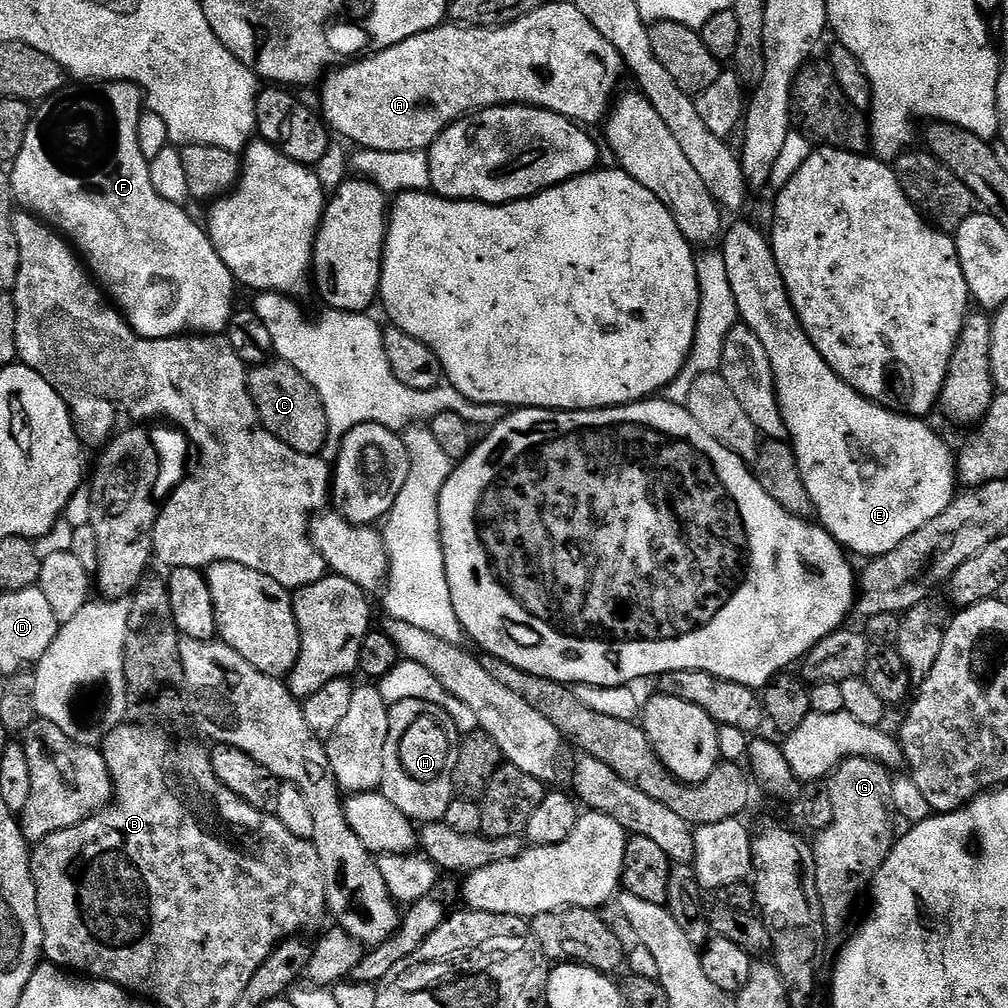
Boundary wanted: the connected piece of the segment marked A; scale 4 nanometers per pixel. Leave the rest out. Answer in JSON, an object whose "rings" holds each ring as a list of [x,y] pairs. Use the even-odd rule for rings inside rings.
{"rings":[[[546,2],[538,11],[527,12],[522,18],[504,24],[501,28],[469,28],[455,22],[445,22],[439,28],[431,28],[429,32],[423,32],[417,36],[407,36],[402,42],[389,44],[376,51],[365,55],[363,58],[353,59],[351,62],[329,71],[322,81],[322,87],[319,89],[319,91],[321,90],[321,105],[319,104],[319,107],[322,109],[323,119],[329,129],[335,135],[337,132],[338,135],[345,136],[345,138],[340,138],[347,141],[349,145],[351,145],[350,143],[357,144],[355,147],[360,150],[369,148],[370,150],[382,150],[383,152],[422,152],[431,148],[432,143],[440,137],[449,124],[456,123],[465,114],[475,114],[486,108],[511,106],[513,104],[545,108],[547,112],[565,116],[567,120],[579,122],[584,126],[596,124],[600,119],[601,123],[609,115],[610,105],[617,95],[616,87],[619,86],[620,79],[626,76],[624,59],[620,56],[618,50],[590,24],[589,18],[586,18],[586,15],[582,14],[572,2],[566,2],[566,4]]]}

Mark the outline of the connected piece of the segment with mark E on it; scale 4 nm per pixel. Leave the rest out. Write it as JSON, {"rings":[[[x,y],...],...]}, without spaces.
{"rings":[[[736,224],[729,232],[727,229],[723,233],[723,244],[722,255],[726,262],[726,275],[730,277],[730,290],[734,290],[736,311],[743,324],[750,330],[754,330],[754,334],[758,334],[762,347],[766,349],[766,355],[770,357],[770,366],[774,370],[774,382],[776,383],[776,397],[780,403],[784,421],[788,426],[792,449],[798,458],[798,470],[802,470],[802,482],[806,482],[806,490],[810,490],[815,519],[840,543],[841,548],[849,553],[855,554],[857,552],[858,555],[864,556],[863,558],[885,556],[906,538],[910,538],[910,534],[922,530],[922,526],[926,526],[926,522],[938,518],[938,514],[942,514],[942,510],[946,510],[946,506],[950,506],[950,502],[958,492],[954,452],[948,449],[947,442],[928,425],[927,419],[918,416],[905,416],[903,412],[891,412],[889,408],[884,408],[872,400],[867,400],[865,396],[855,392],[844,380],[840,380],[838,374],[834,374],[834,370],[830,370],[826,358],[822,358],[822,354],[818,354],[814,342],[810,342],[810,338],[790,302],[788,291],[782,282],[782,274],[778,270],[778,262],[772,253],[772,241],[765,233],[763,236],[752,224]]]}

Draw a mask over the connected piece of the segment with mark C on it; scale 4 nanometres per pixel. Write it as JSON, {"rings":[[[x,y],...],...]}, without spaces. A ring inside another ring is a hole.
{"rings":[[[272,360],[253,367],[248,374],[248,389],[254,398],[260,422],[270,432],[275,432],[286,446],[307,456],[323,453],[328,443],[328,419],[322,406],[322,398],[294,366],[281,360]]]}

